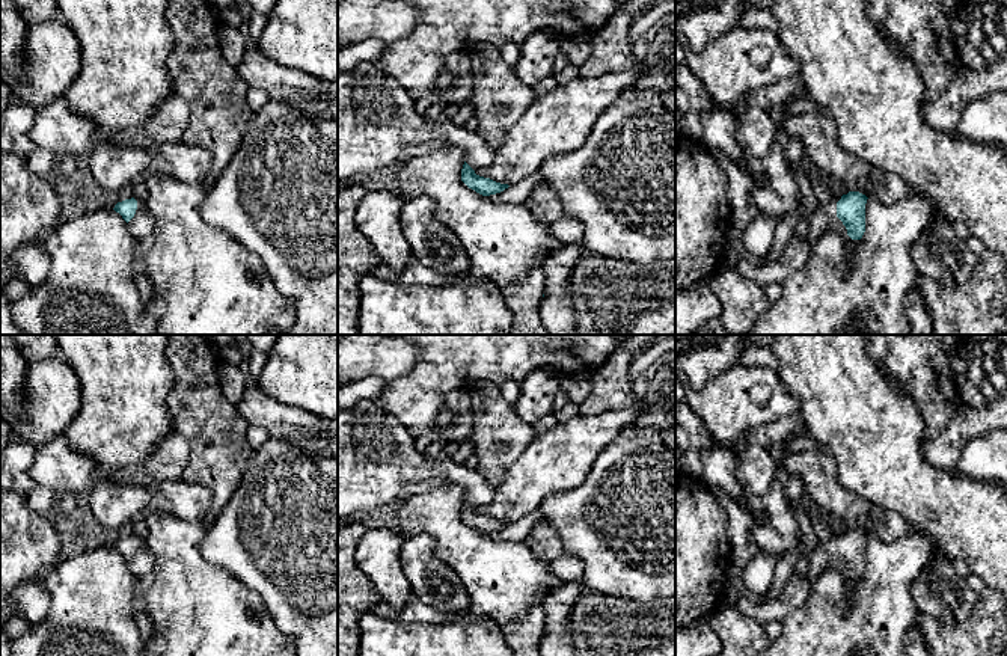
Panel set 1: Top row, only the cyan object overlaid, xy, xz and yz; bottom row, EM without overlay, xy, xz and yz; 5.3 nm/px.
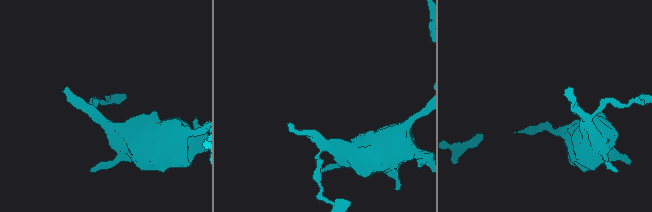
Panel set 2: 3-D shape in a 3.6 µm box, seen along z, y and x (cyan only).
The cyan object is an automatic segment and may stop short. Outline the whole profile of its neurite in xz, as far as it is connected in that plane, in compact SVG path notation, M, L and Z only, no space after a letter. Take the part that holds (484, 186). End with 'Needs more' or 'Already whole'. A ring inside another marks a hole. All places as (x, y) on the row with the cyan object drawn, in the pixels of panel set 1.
M359 63L338 74L338 182L446 148L464 151L461 181L469 189L490 196L510 187L475 173L494 160L478 133L451 119L428 122L380 63Z. Needs more

